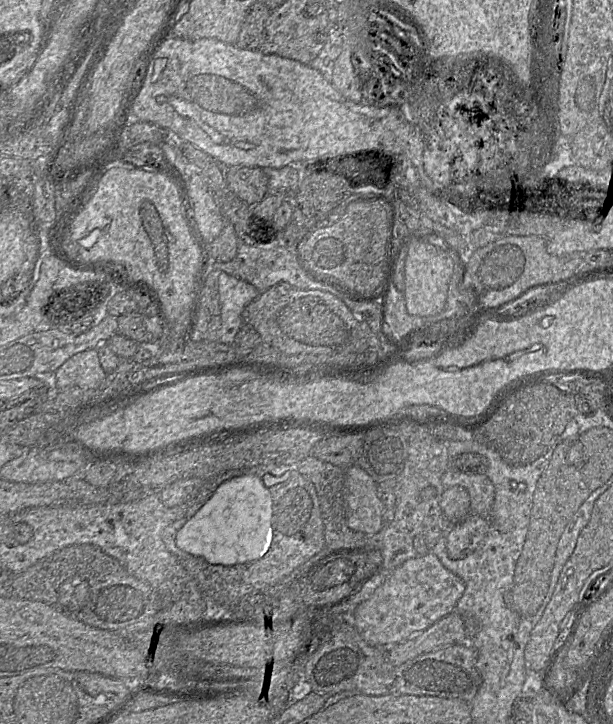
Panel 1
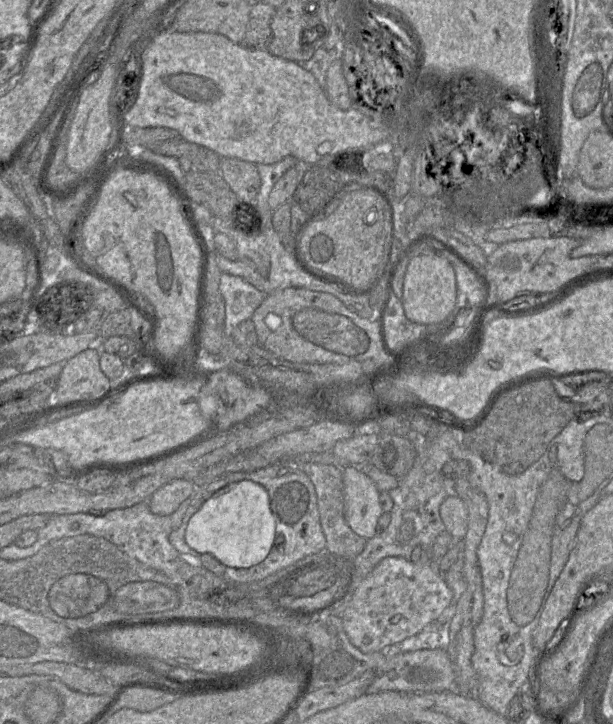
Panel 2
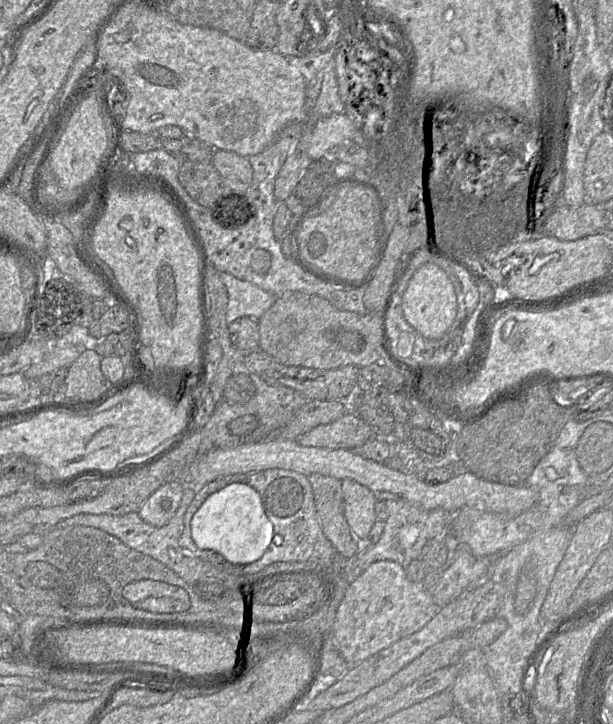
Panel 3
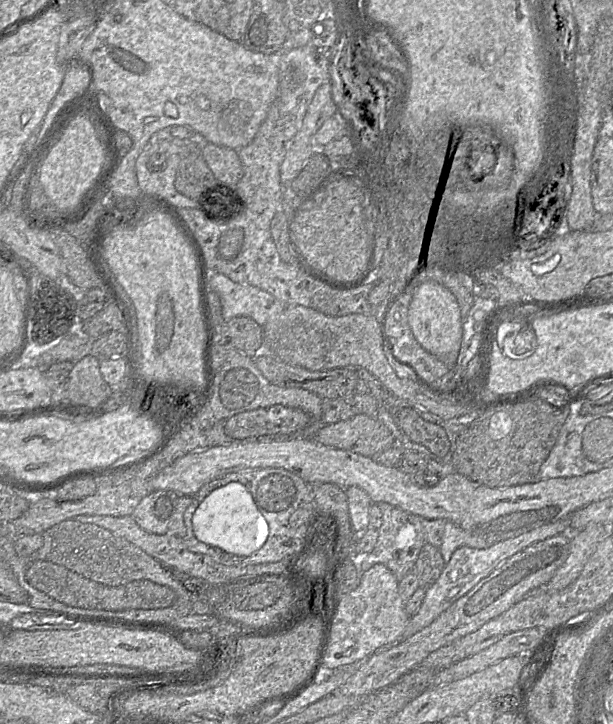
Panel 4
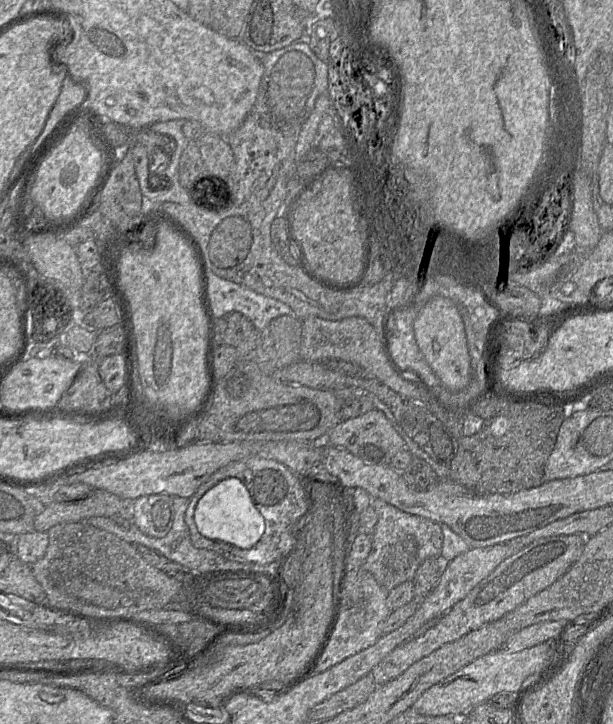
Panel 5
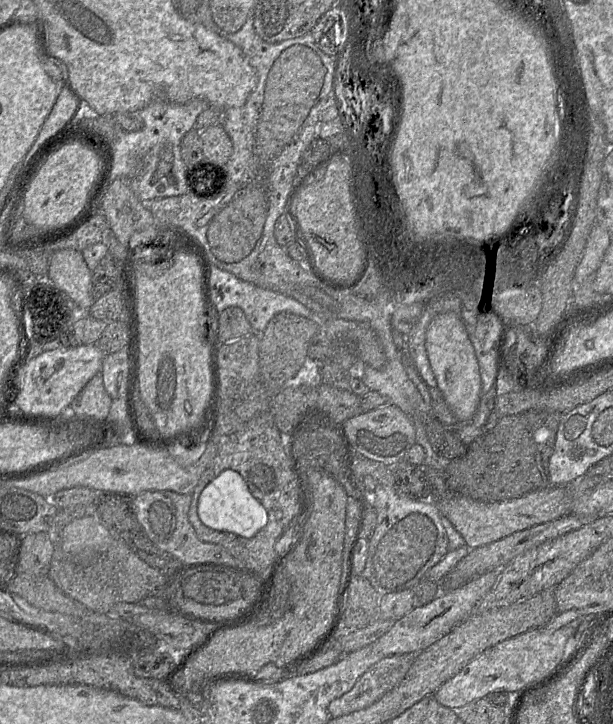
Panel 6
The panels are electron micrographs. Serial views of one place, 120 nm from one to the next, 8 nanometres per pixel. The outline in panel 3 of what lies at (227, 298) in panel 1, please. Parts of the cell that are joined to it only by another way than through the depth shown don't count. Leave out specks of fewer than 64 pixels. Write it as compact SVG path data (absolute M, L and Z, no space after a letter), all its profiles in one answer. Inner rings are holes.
M220 272L219 278L226 286L228 293L226 310L228 325L243 316L258 320L277 300L274 294L227 272Z

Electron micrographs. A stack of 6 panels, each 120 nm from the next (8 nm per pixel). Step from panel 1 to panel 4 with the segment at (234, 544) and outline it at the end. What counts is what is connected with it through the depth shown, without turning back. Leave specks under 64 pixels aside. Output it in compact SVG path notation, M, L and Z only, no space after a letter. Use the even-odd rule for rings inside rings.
M230 482L206 496L193 514L192 528L199 541L239 556L249 556L259 550L269 535L268 523L252 494L239 482Z

